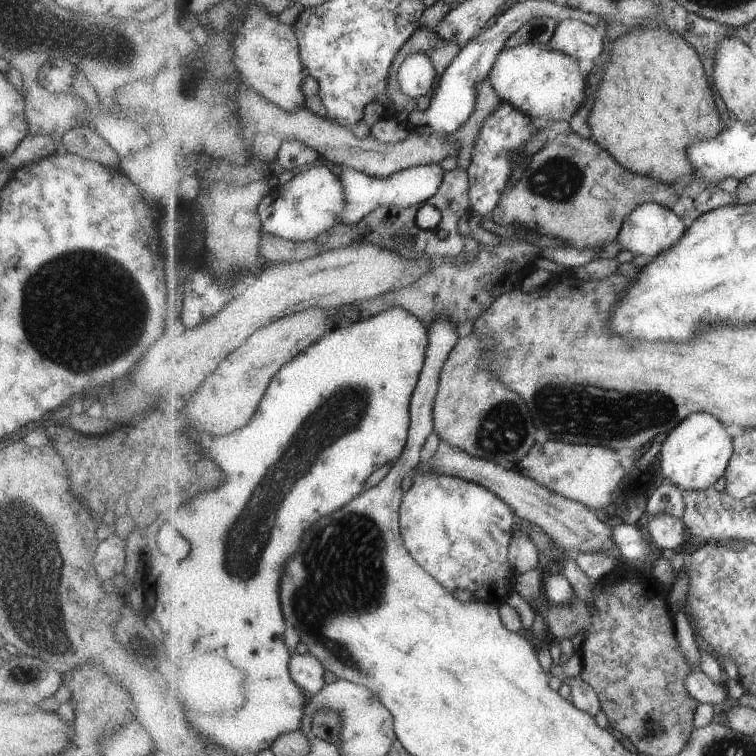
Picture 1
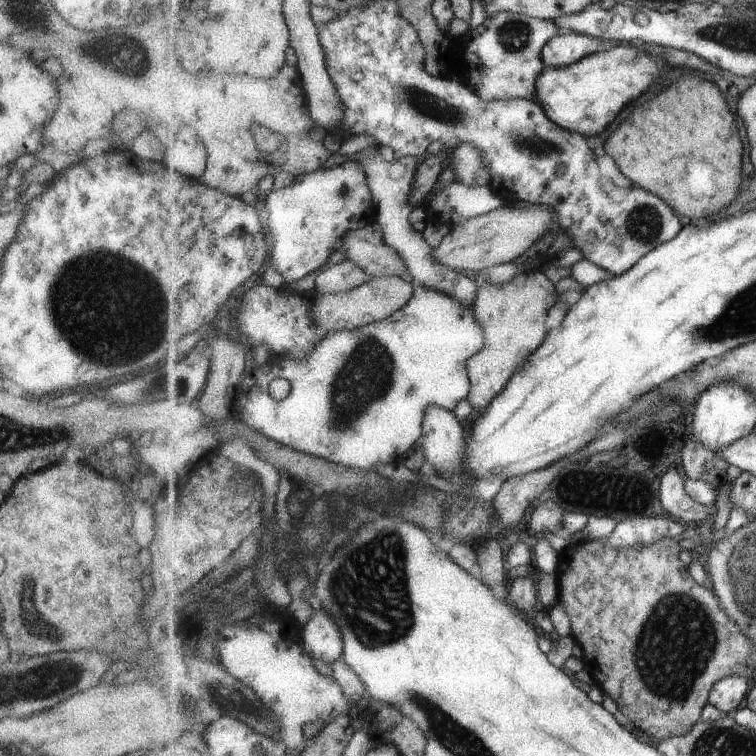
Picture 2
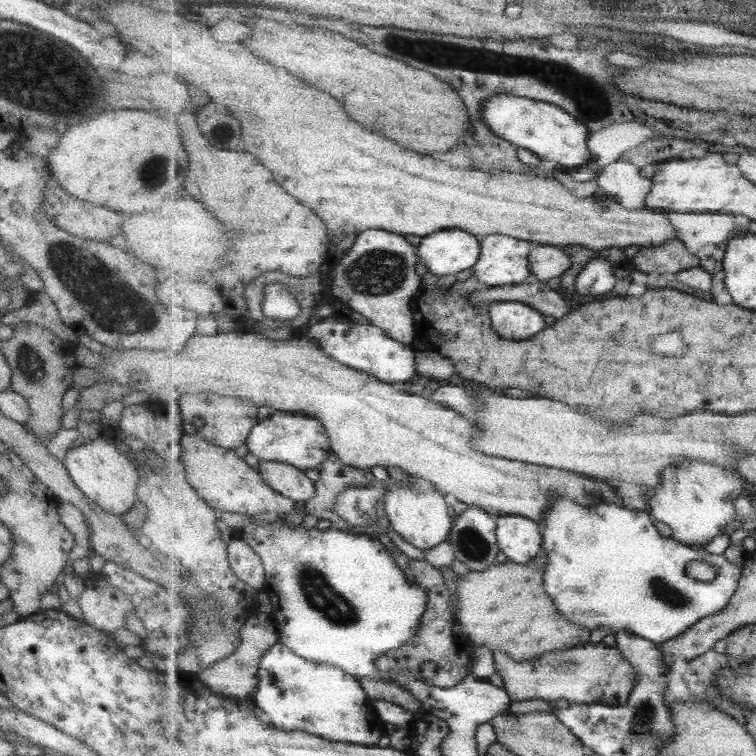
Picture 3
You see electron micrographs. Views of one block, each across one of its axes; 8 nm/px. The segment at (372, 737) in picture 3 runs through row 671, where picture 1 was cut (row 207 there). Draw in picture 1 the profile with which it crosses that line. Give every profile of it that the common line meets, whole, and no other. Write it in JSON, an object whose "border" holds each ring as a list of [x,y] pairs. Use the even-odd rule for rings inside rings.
{"border":[[[325,165],[309,167],[296,172],[284,185],[273,187],[259,206],[264,231],[276,231],[288,241],[307,242],[319,238],[321,232],[335,226],[345,212],[343,182],[337,168]]]}

